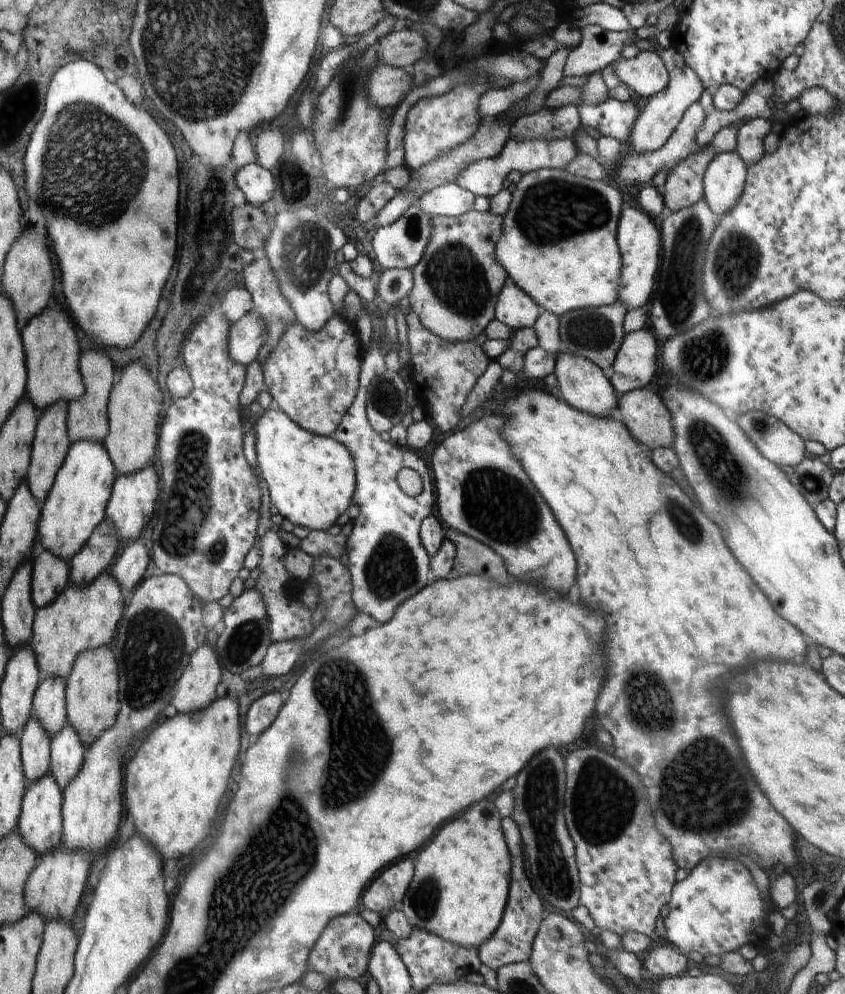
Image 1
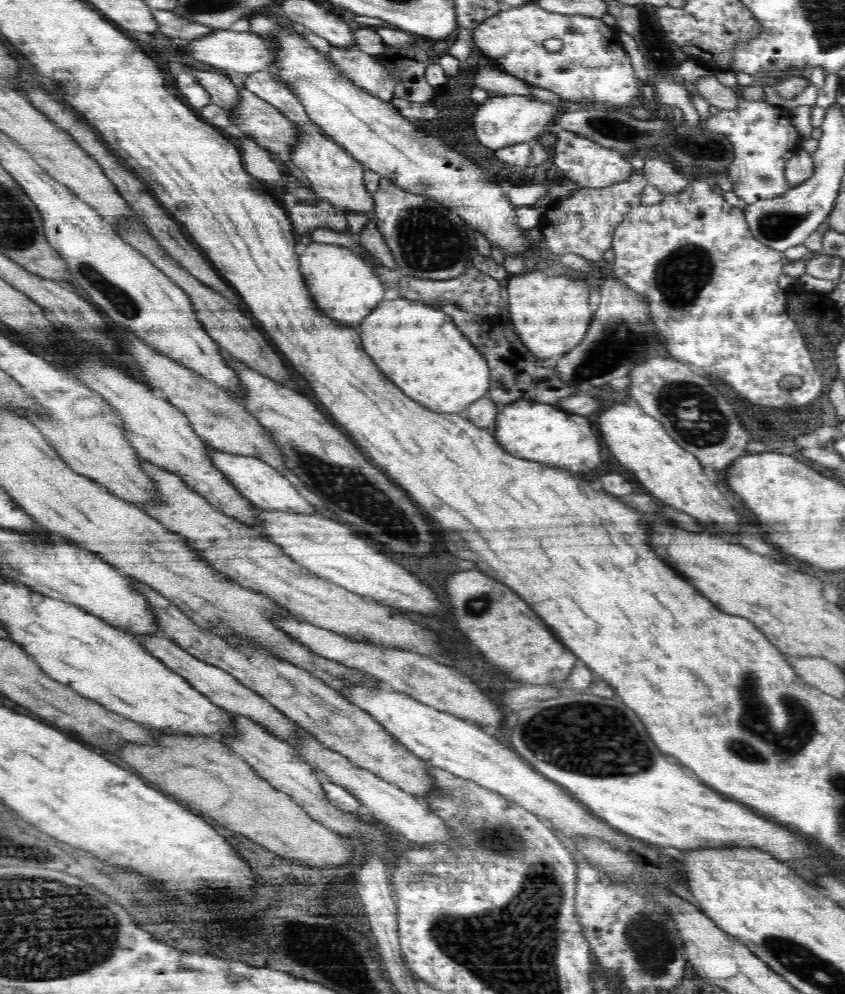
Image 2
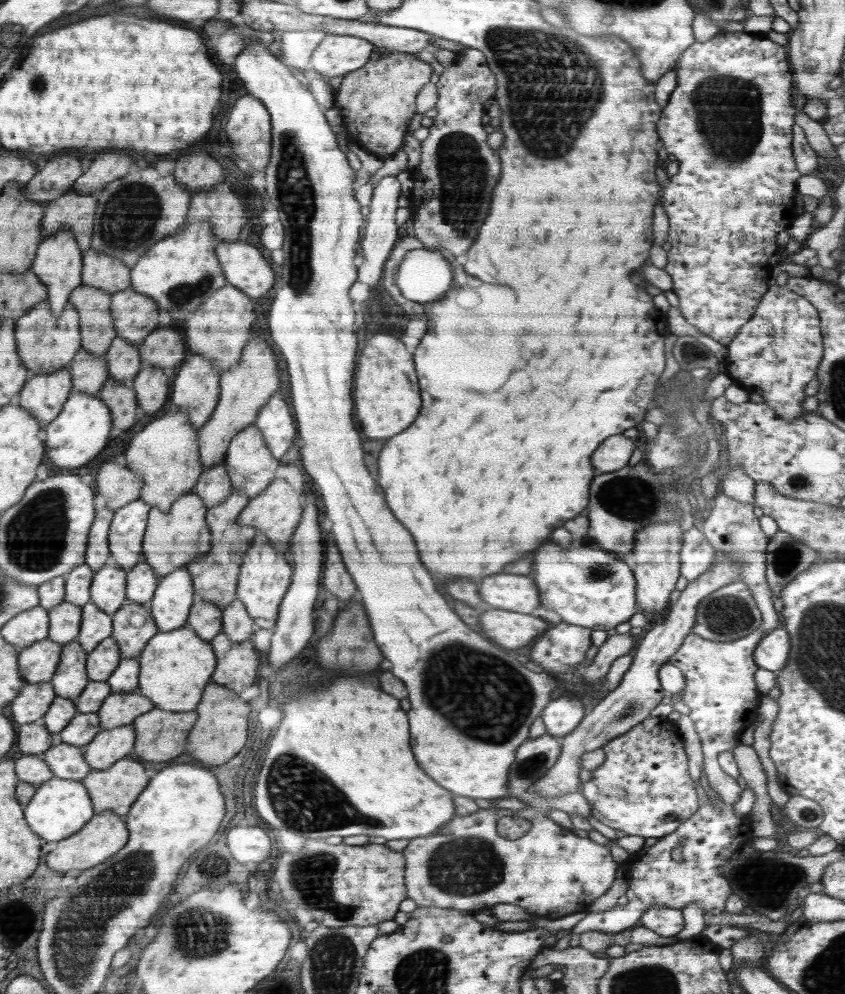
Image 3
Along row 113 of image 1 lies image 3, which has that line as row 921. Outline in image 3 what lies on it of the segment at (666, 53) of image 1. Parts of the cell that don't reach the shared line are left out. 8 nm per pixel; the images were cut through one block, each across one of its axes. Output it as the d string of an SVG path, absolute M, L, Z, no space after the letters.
M655 905L640 918L640 926L654 930L661 936L675 936L684 930L684 917L680 909Z

